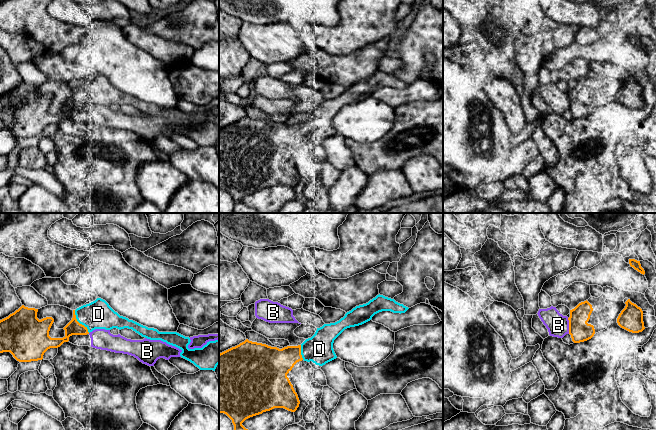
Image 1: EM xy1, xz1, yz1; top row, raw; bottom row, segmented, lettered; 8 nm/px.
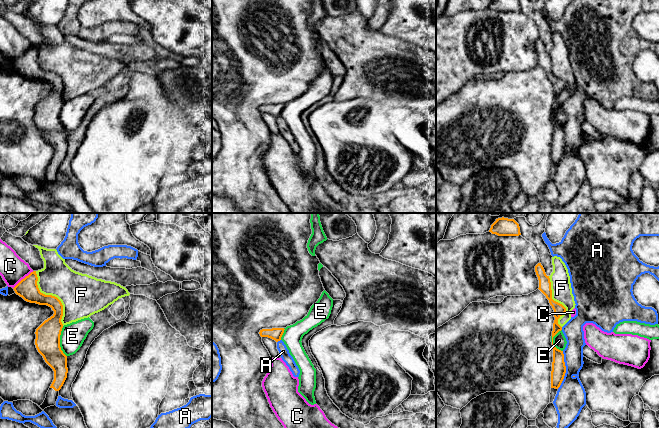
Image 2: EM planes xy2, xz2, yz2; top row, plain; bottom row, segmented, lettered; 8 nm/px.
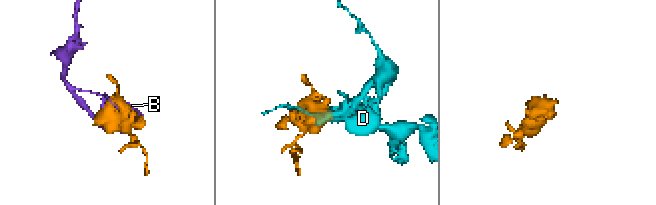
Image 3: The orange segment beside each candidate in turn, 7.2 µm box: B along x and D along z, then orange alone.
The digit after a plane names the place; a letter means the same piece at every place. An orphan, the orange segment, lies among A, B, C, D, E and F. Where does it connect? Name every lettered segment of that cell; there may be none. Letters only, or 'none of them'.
D

